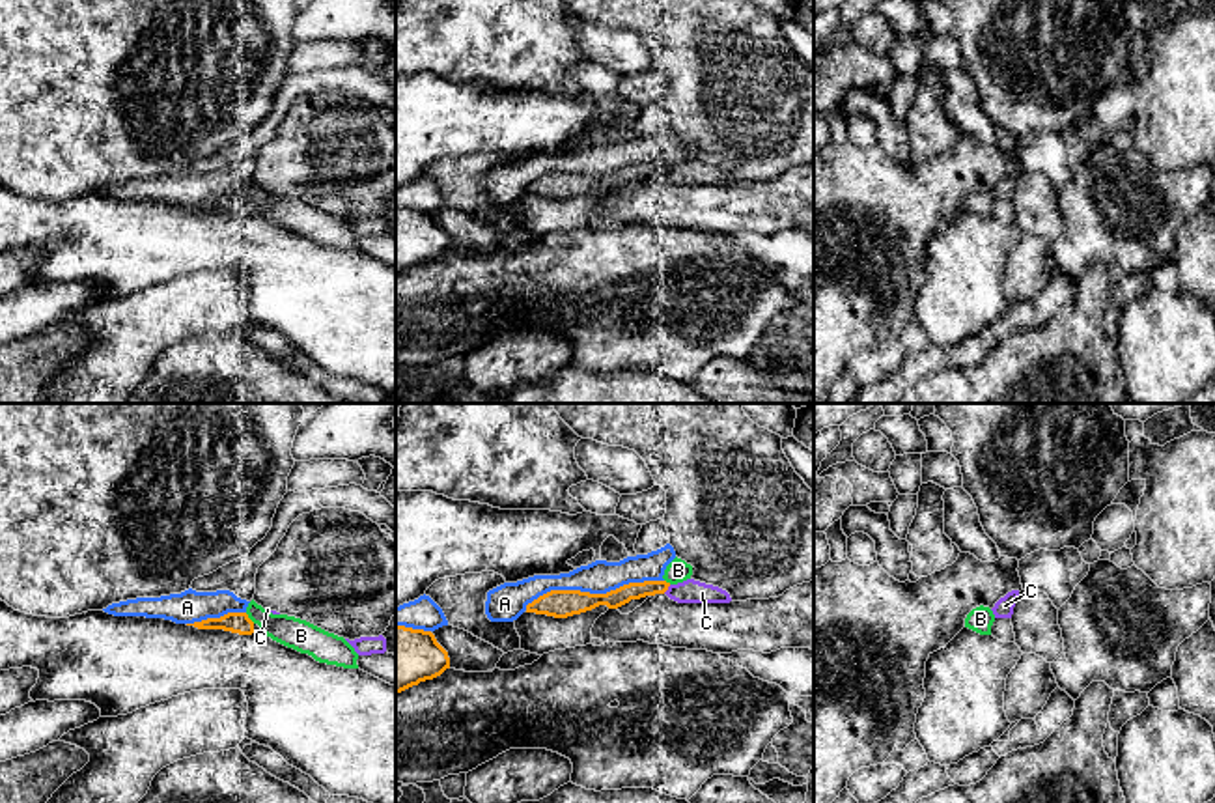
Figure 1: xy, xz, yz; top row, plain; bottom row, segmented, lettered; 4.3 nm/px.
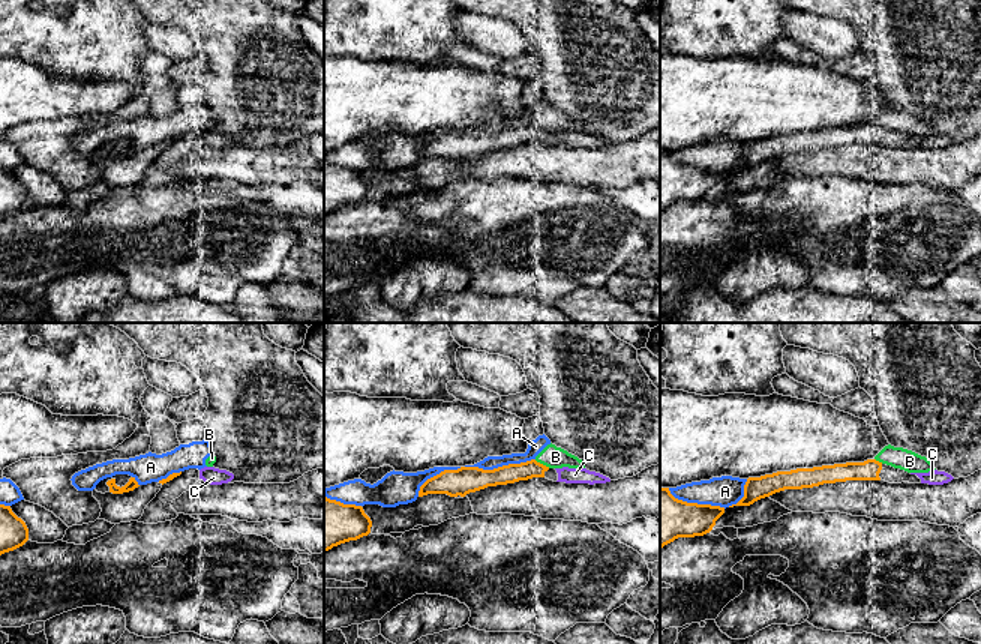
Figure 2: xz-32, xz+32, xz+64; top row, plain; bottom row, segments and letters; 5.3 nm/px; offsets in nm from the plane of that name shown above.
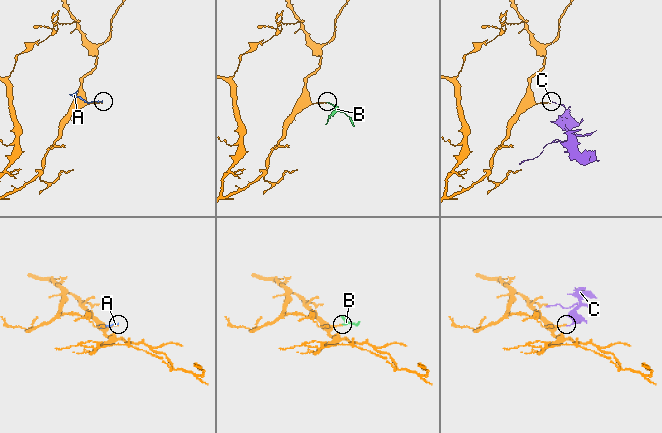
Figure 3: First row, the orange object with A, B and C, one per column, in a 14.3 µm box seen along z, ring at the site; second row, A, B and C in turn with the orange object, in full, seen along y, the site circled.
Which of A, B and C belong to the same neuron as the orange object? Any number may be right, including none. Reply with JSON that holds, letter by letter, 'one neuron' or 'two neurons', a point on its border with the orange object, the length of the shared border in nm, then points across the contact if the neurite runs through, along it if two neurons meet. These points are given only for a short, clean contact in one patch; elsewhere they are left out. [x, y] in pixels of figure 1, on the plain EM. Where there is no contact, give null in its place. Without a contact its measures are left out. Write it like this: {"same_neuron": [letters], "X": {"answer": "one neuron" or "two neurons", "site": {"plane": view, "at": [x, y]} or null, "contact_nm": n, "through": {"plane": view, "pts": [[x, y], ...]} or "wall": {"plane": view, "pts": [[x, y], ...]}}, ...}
{"same_neuron": [], "A": {"answer": "two neurons", "site": {"plane": "xz", "at": [592, 176]}, "contact_nm": 600}, "B": {"answer": "two neurons", "site": {"plane": "xy", "at": [249, 200]}, "contact_nm": 60}, "C": {"answer": "two neurons", "site": {"plane": "xz", "at": [667, 170]}, "contact_nm": 50}}

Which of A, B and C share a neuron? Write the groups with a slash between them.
A B / C

